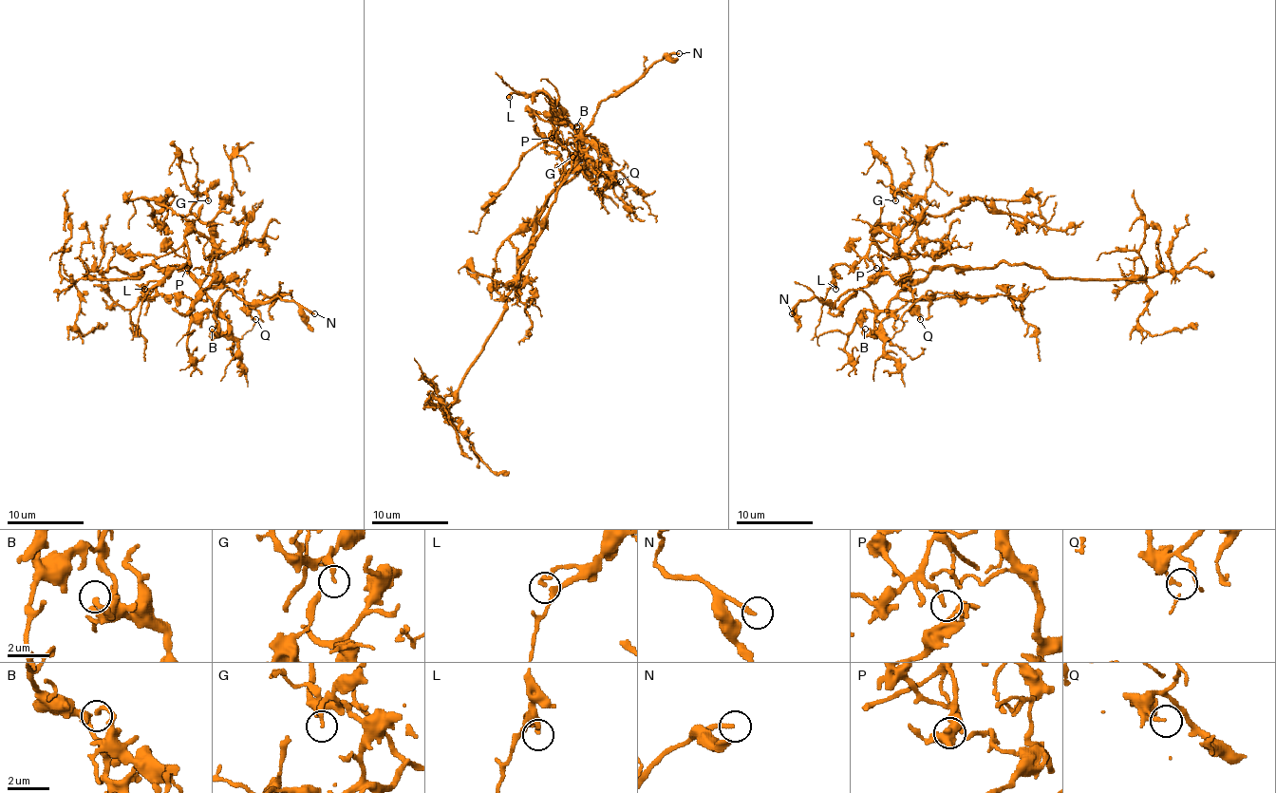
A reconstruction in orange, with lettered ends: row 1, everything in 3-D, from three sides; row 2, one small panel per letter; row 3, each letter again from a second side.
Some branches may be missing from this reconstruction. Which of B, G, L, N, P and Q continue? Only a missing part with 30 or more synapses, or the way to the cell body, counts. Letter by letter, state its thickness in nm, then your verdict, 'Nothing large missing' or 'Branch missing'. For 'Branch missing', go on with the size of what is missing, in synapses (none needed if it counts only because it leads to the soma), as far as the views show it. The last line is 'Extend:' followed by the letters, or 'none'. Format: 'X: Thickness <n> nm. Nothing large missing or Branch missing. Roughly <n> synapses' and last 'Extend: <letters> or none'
B: Thickness 200 nm. Nothing large missing
G: Thickness 220 nm. Nothing large missing
L: Thickness 190 nm. Nothing large missing
N: Thickness 200 nm. Branch missing
P: Thickness 130 nm. Nothing large missing
Q: Thickness 180 nm. Nothing large missing
Extend: N

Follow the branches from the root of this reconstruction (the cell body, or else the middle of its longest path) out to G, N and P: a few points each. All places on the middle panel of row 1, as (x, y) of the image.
G: (537, 214), (561, 179), (574, 170), (576, 160), (576, 174), (565, 183), (555, 183), (563, 166), (572, 157)
N: (537, 214), (561, 183), (567, 162), (580, 145), (597, 106), (629, 87), (654, 63), (679, 53)
P: (537, 214), (545, 198), (576, 166), (576, 160), (550, 136), (553, 130), (552, 138)

